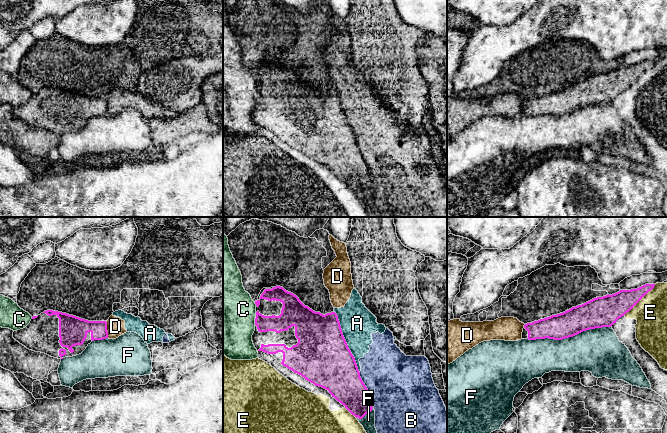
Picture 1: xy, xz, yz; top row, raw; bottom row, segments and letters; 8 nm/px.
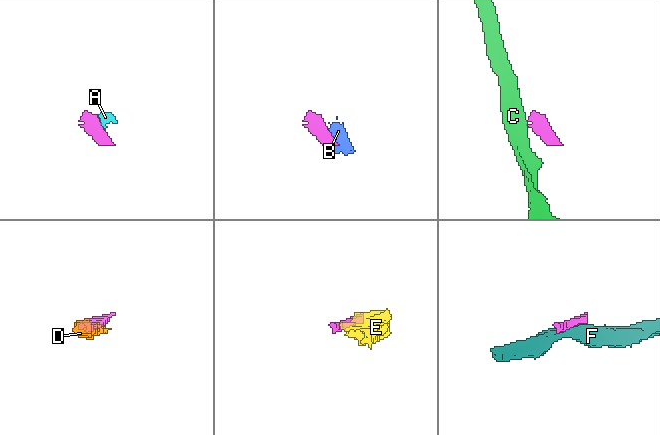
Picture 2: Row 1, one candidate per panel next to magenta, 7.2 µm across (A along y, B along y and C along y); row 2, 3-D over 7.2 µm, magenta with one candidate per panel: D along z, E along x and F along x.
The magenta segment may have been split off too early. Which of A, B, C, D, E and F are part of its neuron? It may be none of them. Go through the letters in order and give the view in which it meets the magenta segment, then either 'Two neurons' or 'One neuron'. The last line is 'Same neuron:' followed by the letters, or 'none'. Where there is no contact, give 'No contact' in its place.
A: Touches magenta in xz. Two neurons
B: Touches magenta in xz. Two neurons
C: Touches magenta in xz. Two neurons
D: Touches magenta in xy. Two neurons
E: Touches magenta in yz. Two neurons
F: Touches magenta in yz. Two neurons
Same neuron: none

